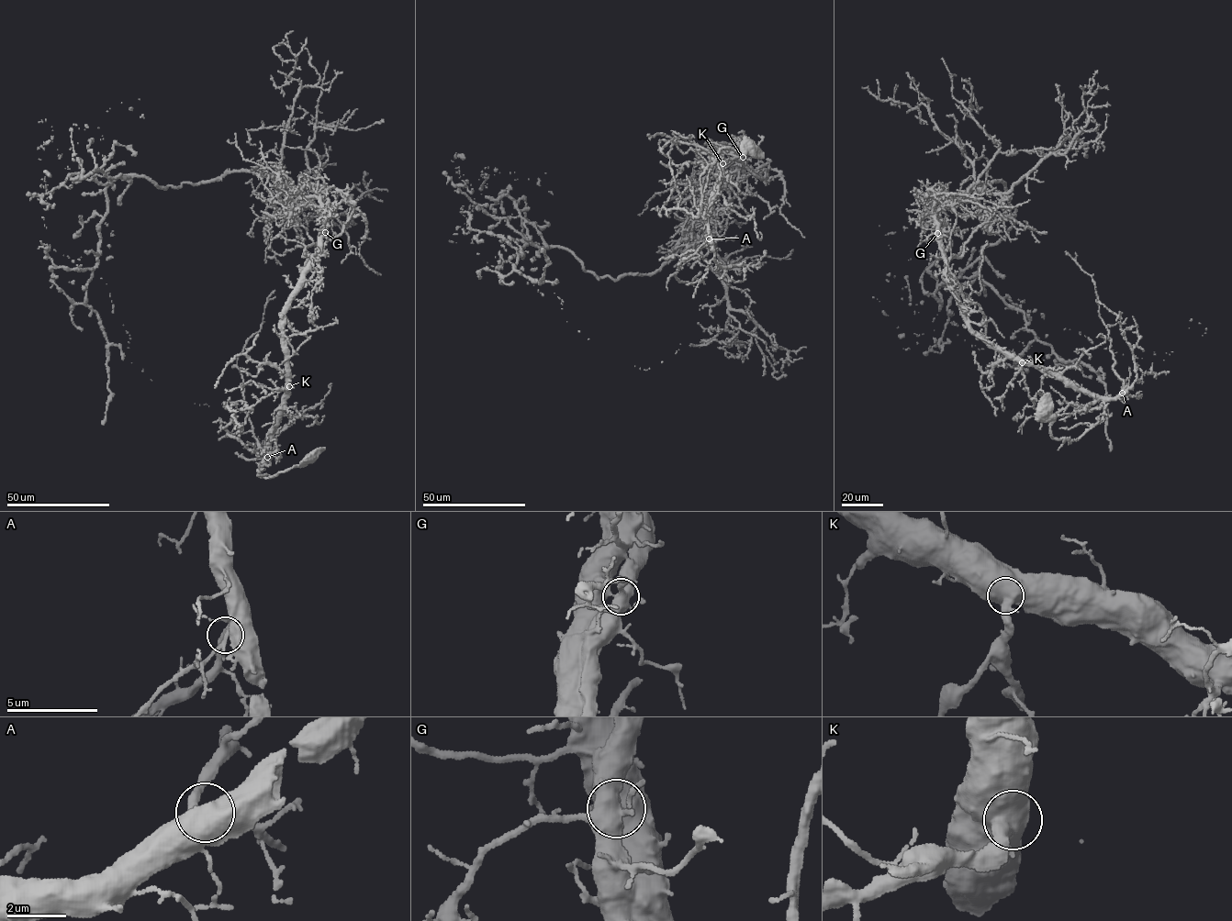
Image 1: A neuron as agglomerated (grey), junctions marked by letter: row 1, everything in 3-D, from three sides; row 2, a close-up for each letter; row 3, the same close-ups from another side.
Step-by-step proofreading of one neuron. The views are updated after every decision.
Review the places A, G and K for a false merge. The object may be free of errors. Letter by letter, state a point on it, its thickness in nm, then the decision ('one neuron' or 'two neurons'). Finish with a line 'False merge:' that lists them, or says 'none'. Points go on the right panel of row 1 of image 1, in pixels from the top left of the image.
A: place (1122, 393); calibre 340 nm; one neuron
G: place (937, 233); calibre 480 nm; two neurons
K: place (1022, 362); calibre 480 nm; one neuron
False merge: G

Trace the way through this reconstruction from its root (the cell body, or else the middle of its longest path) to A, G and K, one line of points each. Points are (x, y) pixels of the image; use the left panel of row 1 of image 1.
A: (309, 459), (301, 465), (266, 478), (258, 473), (259, 463), (263, 456), (265, 460), (267, 457)
G: (309, 459), (274, 476), (258, 475), (259, 463), (265, 452), (285, 395), (288, 350), (284, 315), (325, 232)
K: (309, 459), (274, 476), (258, 475), (259, 463), (289, 386)

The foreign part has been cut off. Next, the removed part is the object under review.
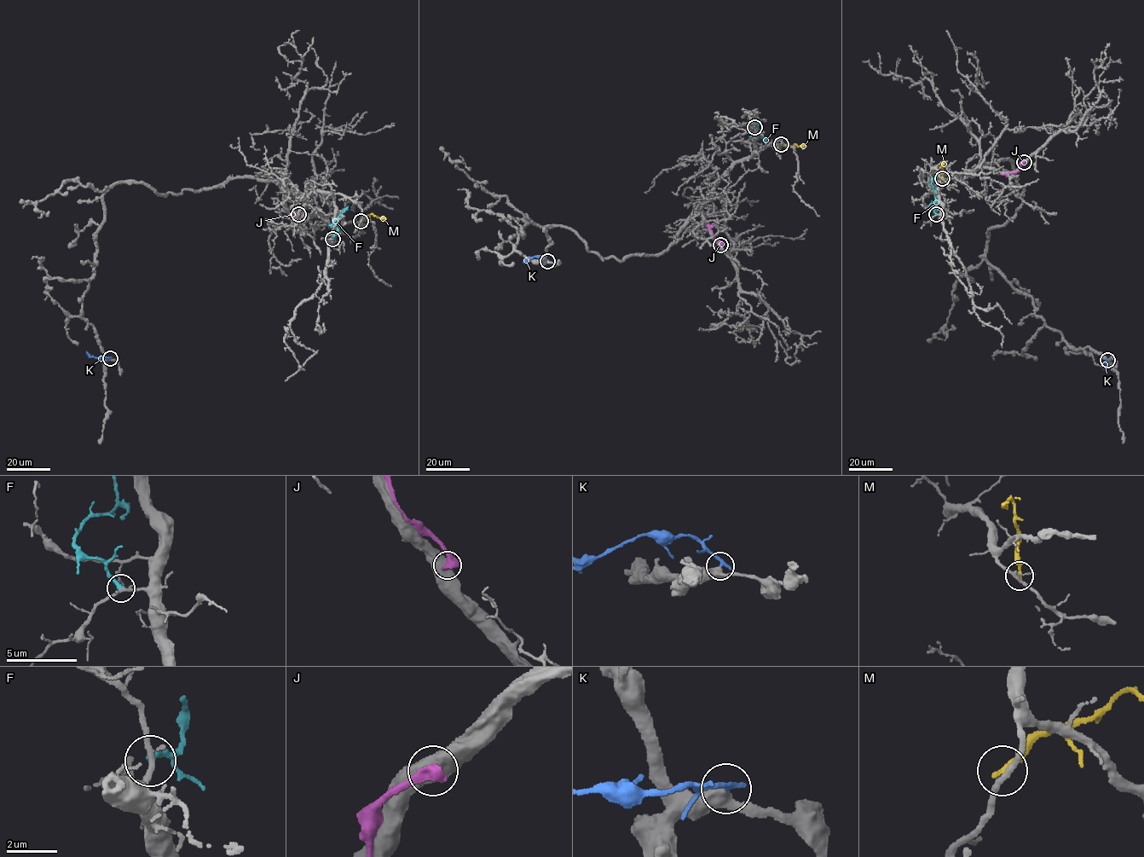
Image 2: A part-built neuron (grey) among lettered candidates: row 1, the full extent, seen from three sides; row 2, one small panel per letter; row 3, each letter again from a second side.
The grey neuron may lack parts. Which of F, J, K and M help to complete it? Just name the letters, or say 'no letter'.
no letter

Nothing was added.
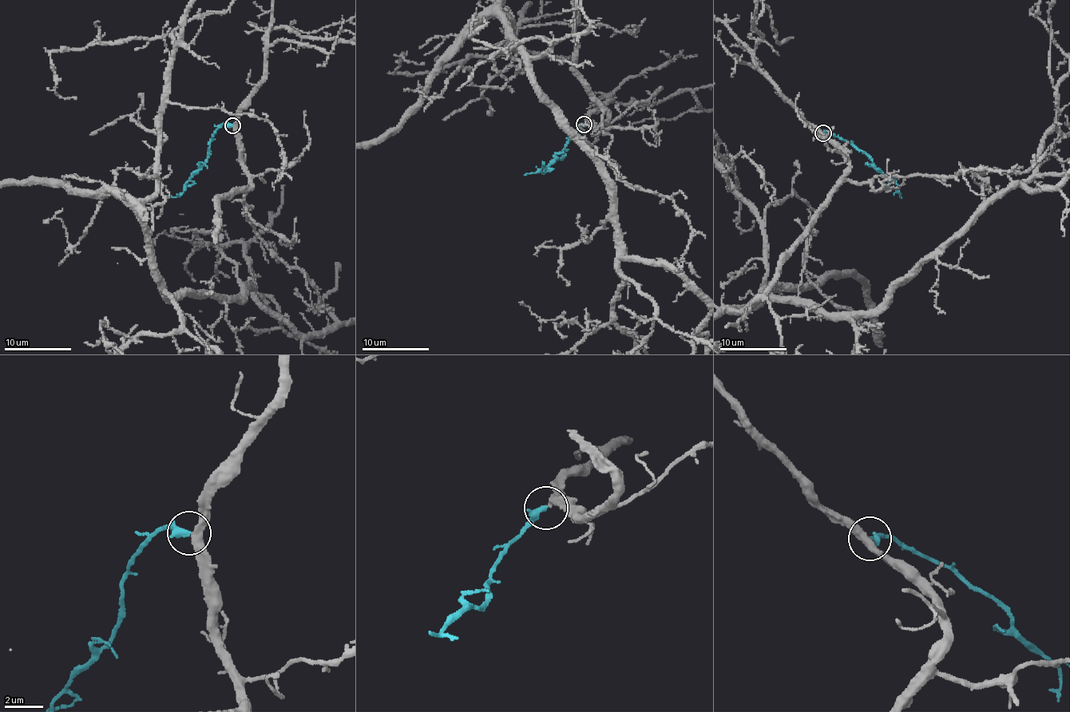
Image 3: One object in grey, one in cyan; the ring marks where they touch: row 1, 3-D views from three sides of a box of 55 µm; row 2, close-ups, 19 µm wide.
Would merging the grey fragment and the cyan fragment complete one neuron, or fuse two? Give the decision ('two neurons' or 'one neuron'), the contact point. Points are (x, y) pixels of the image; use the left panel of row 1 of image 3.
one neuron | (232, 125)

